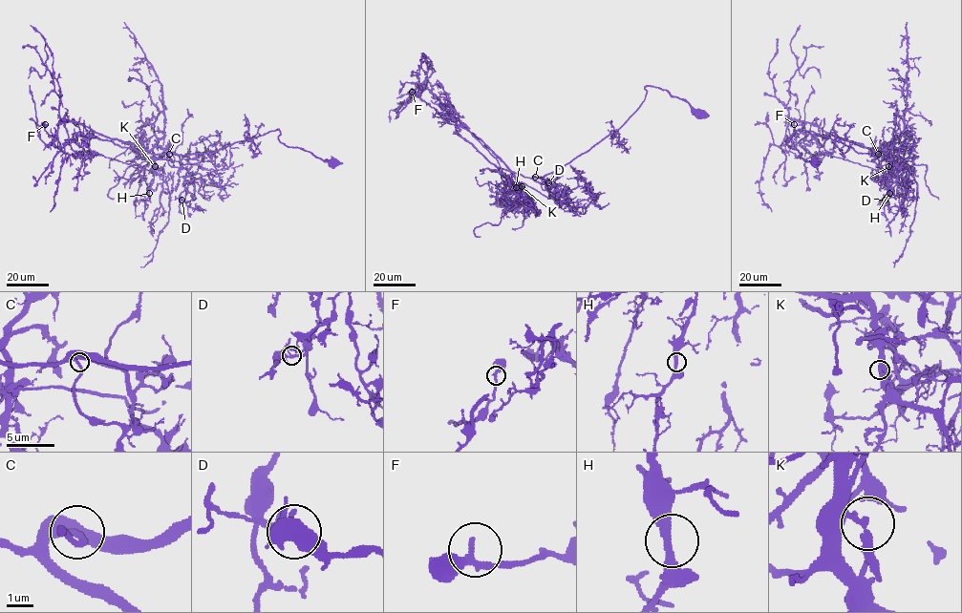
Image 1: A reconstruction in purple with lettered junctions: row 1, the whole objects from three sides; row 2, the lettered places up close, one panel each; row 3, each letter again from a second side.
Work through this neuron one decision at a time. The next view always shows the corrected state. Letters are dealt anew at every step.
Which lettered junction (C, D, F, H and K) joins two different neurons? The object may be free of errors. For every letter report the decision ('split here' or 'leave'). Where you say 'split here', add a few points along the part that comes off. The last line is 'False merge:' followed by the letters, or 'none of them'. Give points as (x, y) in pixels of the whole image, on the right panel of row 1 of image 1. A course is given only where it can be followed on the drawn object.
C: leave
D: leave
F: leave
H: leave
K: split here; course (888, 166), (885, 151), (791, 119), (781, 144), (770, 147), (758, 182), (762, 200), (772, 212)
False merge: K

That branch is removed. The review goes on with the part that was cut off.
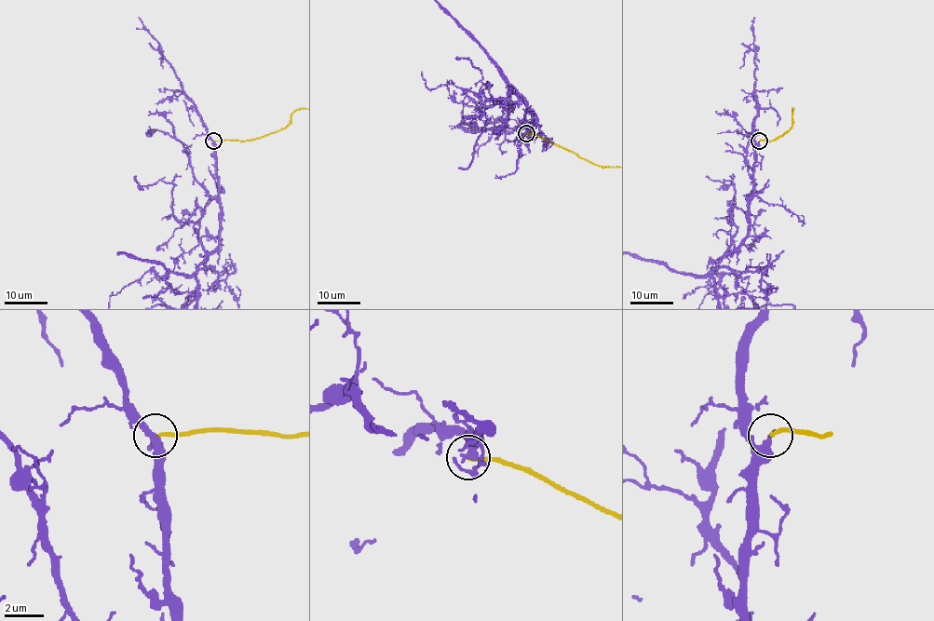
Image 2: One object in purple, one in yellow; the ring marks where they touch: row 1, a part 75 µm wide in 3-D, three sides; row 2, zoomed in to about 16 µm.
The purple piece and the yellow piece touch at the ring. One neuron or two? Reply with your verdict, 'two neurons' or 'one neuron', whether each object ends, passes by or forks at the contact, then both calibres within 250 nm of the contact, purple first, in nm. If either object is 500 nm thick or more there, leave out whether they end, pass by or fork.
two neurons | purple passes by | yellow ends | 260/190 nm

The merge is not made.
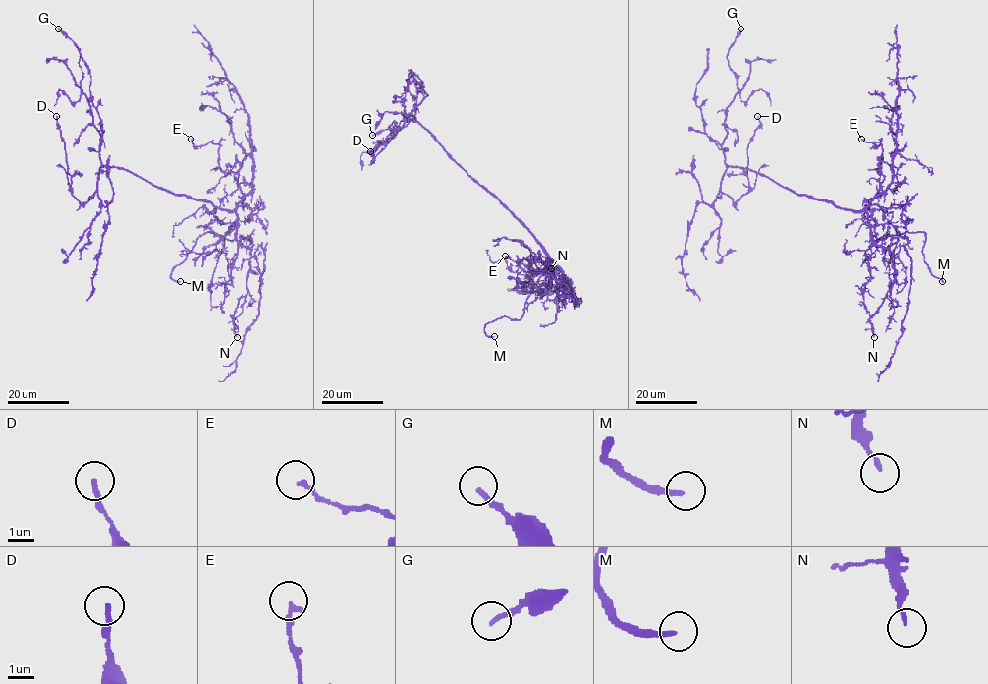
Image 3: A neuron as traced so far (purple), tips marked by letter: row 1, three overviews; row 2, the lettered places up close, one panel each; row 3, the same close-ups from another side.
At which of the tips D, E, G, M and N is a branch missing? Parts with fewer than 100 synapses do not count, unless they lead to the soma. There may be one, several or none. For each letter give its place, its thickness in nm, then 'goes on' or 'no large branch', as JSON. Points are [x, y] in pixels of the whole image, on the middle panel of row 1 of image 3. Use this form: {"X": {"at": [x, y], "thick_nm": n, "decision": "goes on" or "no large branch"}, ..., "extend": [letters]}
{"D": {"at": [370, 151], "thick_nm": 180, "decision": "no large branch"}, "E": {"at": [505, 256], "thick_nm": 160, "decision": "no large branch"}, "G": {"at": [372, 135], "thick_nm": 170, "decision": "no large branch"}, "M": {"at": [494, 336], "thick_nm": 190, "decision": "goes on"}, "N": {"at": [551, 268], "thick_nm": 130, "decision": "no large branch"}, "extend": ["M"]}

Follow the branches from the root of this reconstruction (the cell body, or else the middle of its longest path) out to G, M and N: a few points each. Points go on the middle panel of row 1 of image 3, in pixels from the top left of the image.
G: (511, 212), (480, 186), (413, 116), (413, 121), (408, 119), (397, 132), (394, 121), (387, 129), (372, 135)
M: (511, 212), (532, 235), (551, 263), (533, 288), (519, 319), (503, 316), (485, 325), (484, 332), (494, 336)
N: (511, 212), (544, 251), (551, 266), (565, 282), (563, 290), (562, 282), (552, 276), (547, 264), (551, 268)

